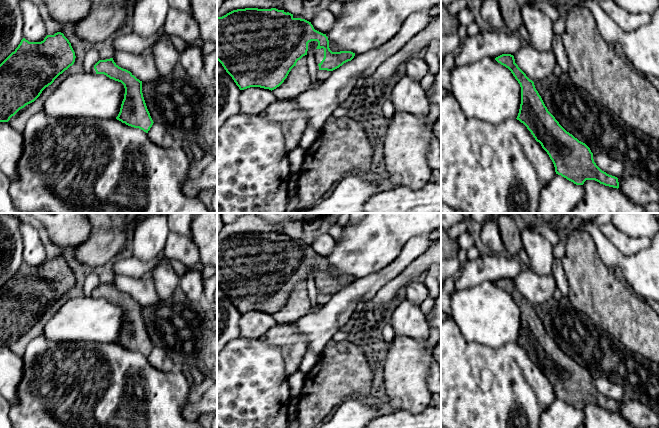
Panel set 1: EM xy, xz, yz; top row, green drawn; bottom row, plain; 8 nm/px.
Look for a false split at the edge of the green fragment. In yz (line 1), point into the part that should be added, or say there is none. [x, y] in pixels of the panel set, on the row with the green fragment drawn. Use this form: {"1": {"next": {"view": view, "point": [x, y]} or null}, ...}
{"1": {"next": null}}

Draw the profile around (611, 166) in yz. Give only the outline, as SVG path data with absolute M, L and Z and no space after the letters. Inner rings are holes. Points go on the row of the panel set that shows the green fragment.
M604 153L593 154L593 159L596 165L609 175L618 178L625 174L624 166L619 160L616 160Z

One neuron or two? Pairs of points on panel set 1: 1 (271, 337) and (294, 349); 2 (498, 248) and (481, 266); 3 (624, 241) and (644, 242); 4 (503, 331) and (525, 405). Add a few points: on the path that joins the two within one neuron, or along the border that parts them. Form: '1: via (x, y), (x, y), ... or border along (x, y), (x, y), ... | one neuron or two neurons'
1: via (277, 337), (282, 337), (288, 343) | one neuron
2: border along (496, 253), (502, 255) | two neurons
3: via (629, 242), (639, 242) | one neuron
4: border along (515, 342), (509, 342), (500, 347), (483, 346) | two neurons

